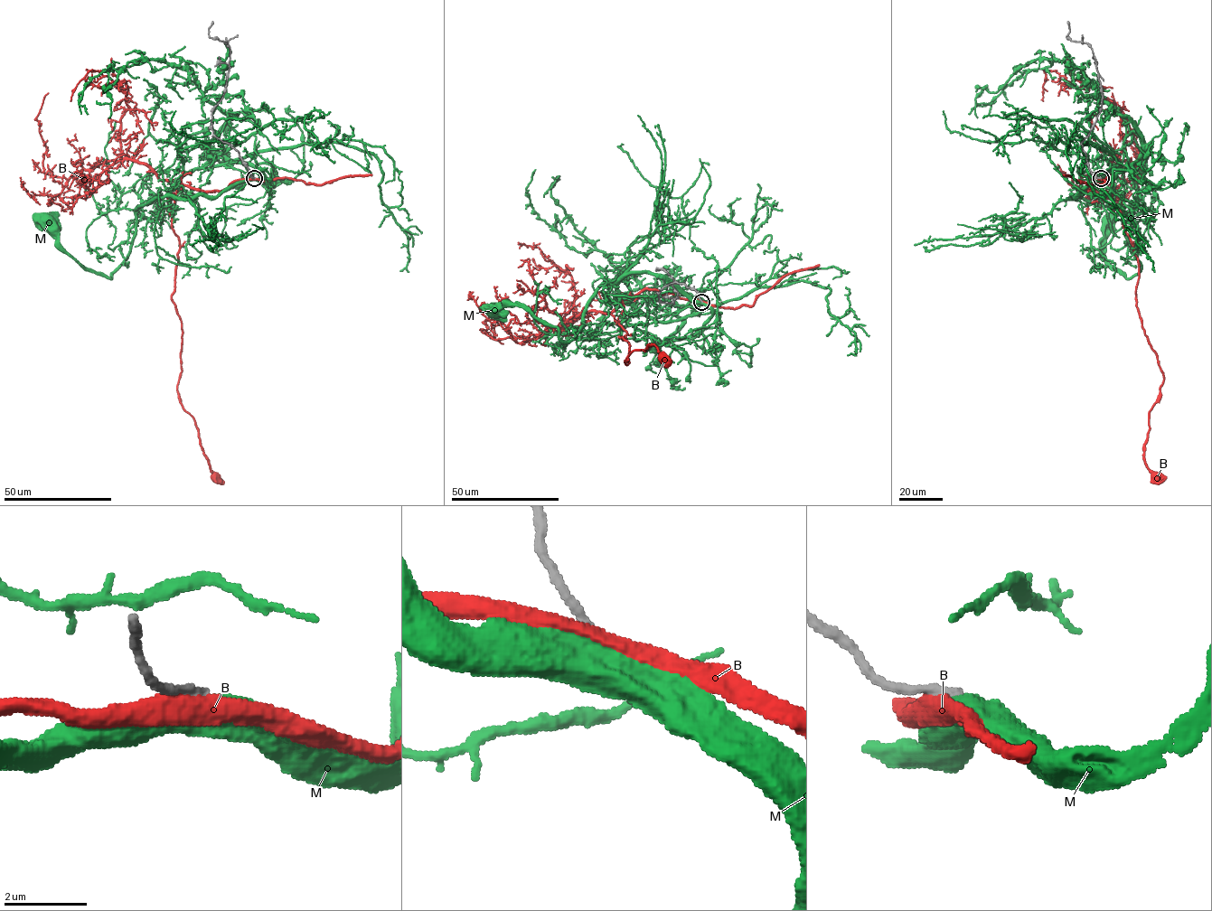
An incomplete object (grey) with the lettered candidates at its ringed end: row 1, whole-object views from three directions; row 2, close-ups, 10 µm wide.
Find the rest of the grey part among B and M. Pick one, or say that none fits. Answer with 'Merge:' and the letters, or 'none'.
Merge: none

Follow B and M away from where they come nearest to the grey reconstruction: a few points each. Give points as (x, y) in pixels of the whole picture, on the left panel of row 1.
B: (253, 178), (220, 191), (163, 182), (180, 245), (172, 295), (183, 331), (177, 390), (215, 475)
M: (254, 178), (217, 195), (159, 197), (138, 207), (129, 253), (110, 277), (74, 259), (46, 222)

